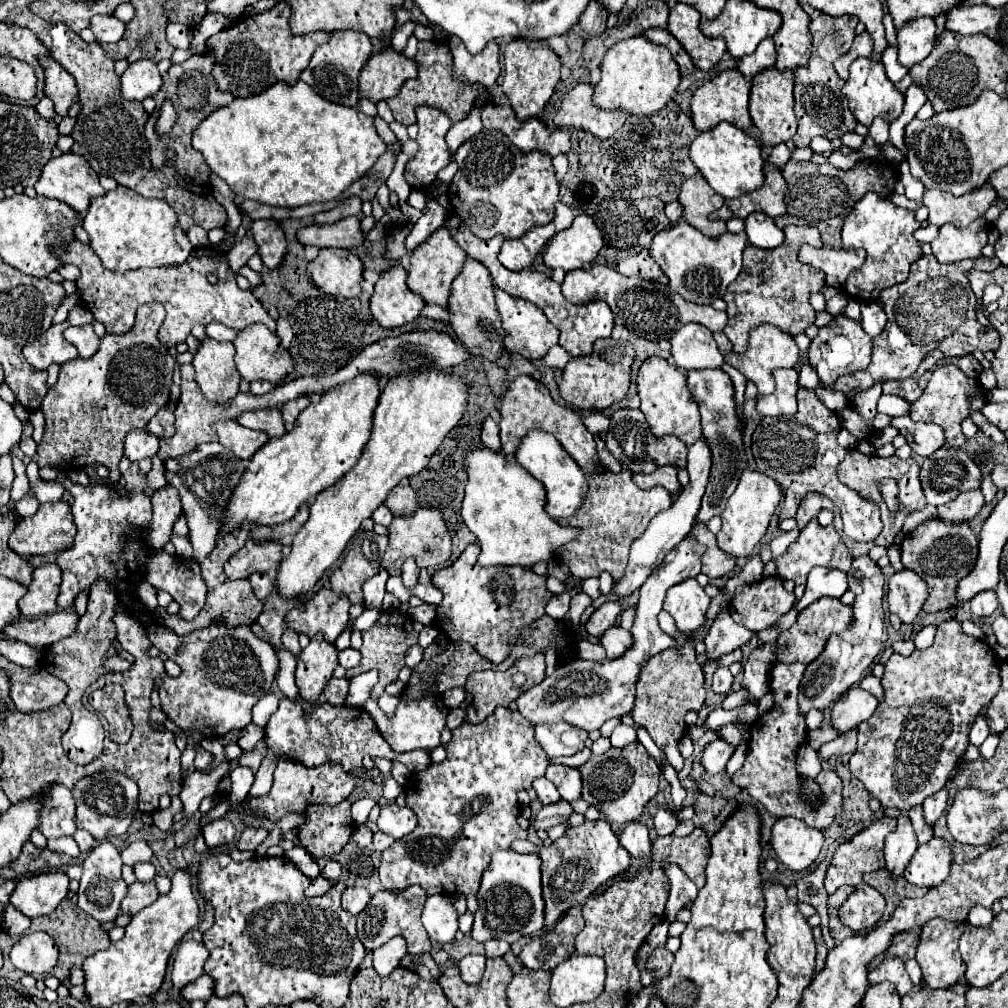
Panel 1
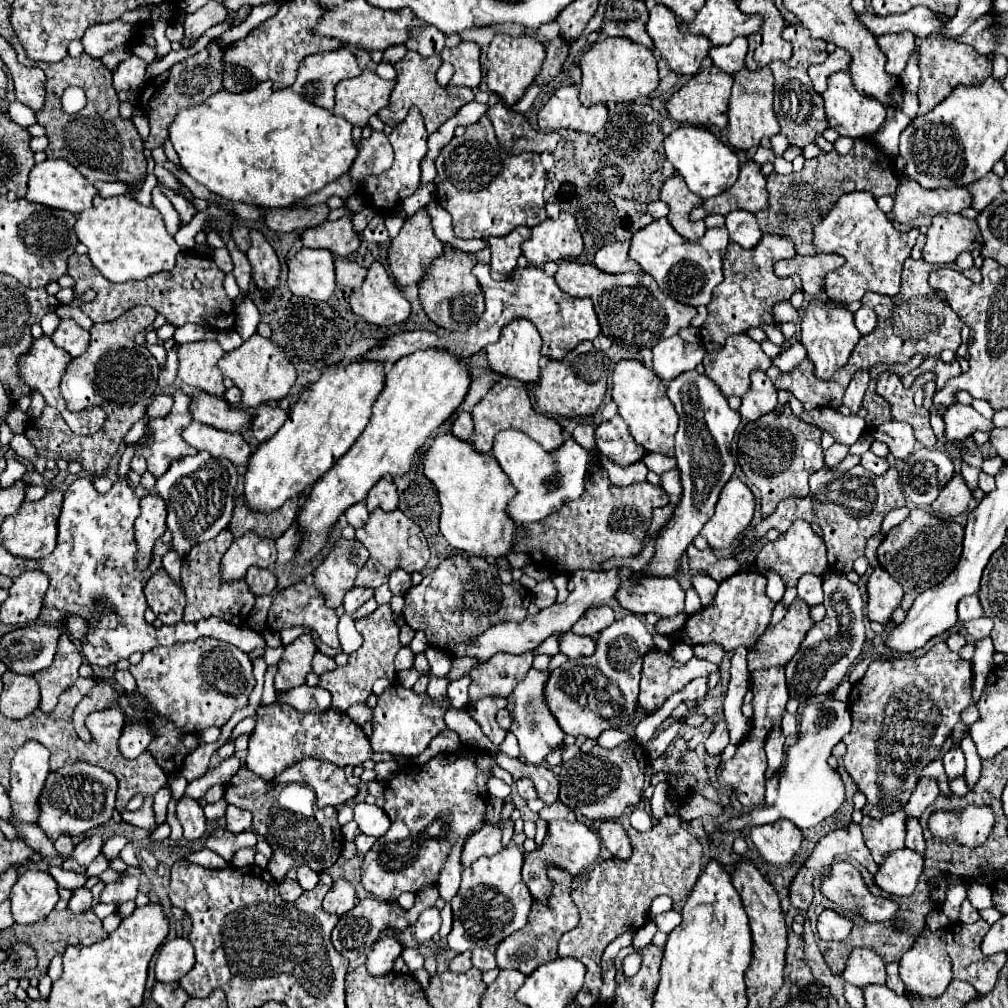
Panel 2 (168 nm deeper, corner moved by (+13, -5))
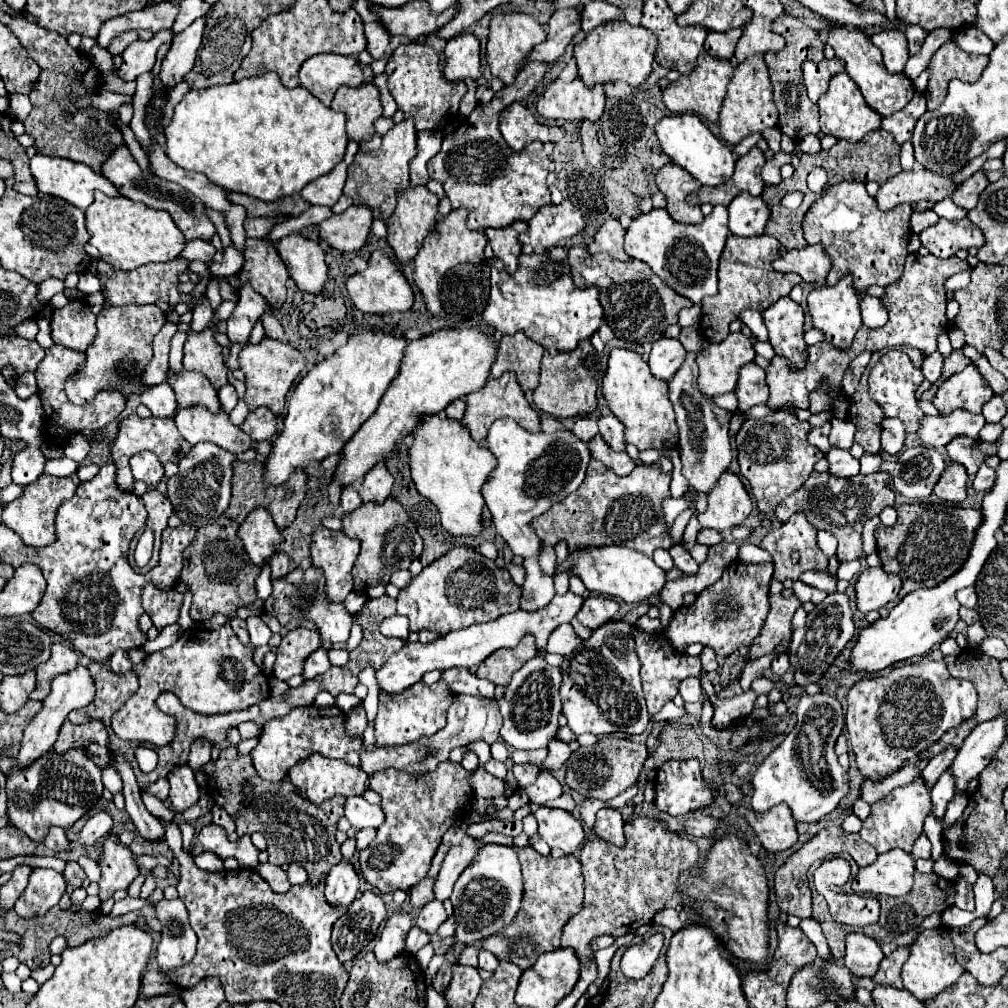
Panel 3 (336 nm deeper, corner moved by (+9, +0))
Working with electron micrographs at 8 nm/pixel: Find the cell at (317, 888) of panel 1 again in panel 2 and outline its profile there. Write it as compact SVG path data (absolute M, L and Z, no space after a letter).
M285 879L285 881L281 881L281 883L277 883L277 889L279 889L279 895L285 899L285 901L295 901L303 891L301 891L301 887L297 885L297 881L295 879Z

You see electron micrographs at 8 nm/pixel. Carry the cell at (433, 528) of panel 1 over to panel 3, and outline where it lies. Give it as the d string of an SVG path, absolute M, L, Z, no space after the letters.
M387 498L383 504L367 502L355 512L345 514L343 530L347 536L361 540L361 554L351 572L355 580L355 590L359 592L365 592L367 588L377 584L387 584L389 582L387 578L393 572L409 568L411 556L415 560L421 556L421 550L423 550L423 540L417 534L415 524L409 520L405 508L395 498Z

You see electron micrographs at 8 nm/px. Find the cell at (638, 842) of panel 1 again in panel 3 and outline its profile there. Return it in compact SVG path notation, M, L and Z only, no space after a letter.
M601 808L597 812L597 820L595 820L595 834L609 842L615 844L619 848L625 846L625 832L623 832L623 818L621 812L615 808Z

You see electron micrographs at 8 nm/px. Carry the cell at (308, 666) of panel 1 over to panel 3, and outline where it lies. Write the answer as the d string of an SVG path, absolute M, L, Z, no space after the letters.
M295 628L277 646L277 662L273 674L279 680L289 680L295 674L303 674L303 664L311 652L321 646L321 636L315 630Z

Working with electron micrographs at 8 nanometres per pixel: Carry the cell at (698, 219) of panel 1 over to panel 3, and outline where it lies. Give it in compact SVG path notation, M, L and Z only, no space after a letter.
M667 164L657 172L657 188L665 194L667 198L667 212L671 214L673 220L681 224L701 224L703 212L699 206L687 206L685 198L701 188L689 172L685 172L677 164Z

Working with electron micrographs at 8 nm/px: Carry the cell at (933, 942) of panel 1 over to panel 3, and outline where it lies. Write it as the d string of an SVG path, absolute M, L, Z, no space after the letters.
M935 928L935 930L923 930L919 934L919 938L911 944L909 948L911 956L909 960L903 964L903 986L919 1000L929 1000L933 996L937 996L939 992L943 992L945 988L949 988L951 984L957 982L957 978L965 972L961 968L961 964L957 964L955 954L953 954L953 942L949 938L947 928Z

